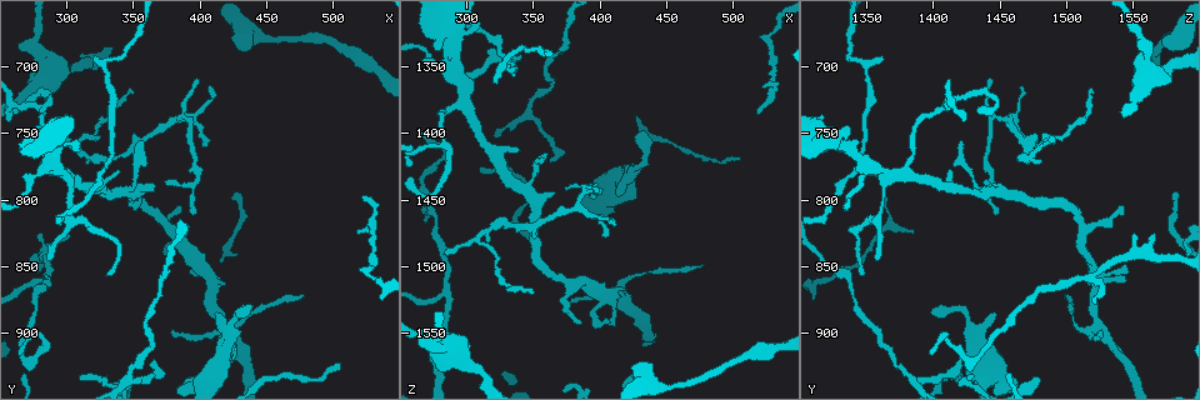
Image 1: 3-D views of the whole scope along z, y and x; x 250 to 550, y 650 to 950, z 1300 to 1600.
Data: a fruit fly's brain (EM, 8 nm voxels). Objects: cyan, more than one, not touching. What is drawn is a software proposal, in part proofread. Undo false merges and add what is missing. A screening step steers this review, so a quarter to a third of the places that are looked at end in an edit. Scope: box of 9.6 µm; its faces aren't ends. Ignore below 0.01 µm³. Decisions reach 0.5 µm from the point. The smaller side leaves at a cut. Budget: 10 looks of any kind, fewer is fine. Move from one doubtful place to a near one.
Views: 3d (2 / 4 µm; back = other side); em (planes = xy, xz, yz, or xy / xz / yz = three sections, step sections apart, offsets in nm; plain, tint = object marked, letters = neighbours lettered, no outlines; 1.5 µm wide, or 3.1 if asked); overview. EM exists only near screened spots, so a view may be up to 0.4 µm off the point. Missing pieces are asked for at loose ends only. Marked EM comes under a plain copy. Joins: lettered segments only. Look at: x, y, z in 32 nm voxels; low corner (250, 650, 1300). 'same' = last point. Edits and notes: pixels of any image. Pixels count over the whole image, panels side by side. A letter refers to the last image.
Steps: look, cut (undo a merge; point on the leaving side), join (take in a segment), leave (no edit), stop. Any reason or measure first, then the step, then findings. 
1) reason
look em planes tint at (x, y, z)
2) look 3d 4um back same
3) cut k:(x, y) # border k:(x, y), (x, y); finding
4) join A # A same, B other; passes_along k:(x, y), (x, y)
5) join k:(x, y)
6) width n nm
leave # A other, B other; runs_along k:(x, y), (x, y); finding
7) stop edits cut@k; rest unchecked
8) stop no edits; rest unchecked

look em xy step 4 letters at (394, 812, 1446)

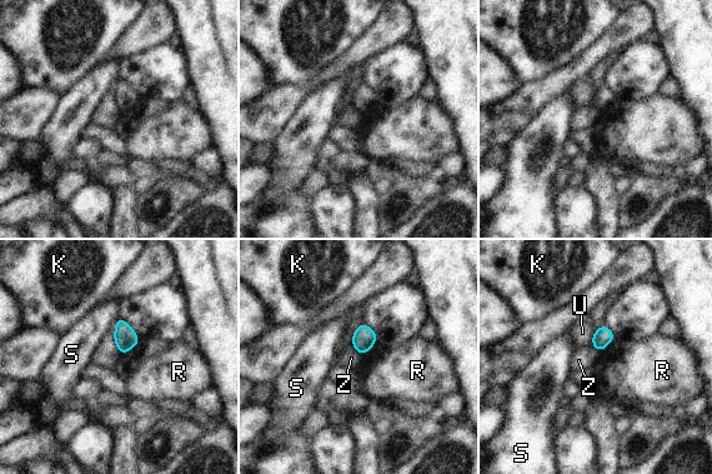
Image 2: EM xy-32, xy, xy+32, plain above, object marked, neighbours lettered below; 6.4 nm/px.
look em yz step 8 letters same

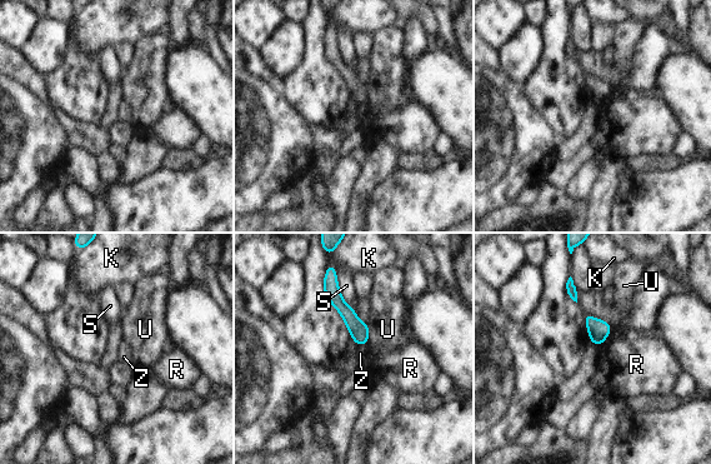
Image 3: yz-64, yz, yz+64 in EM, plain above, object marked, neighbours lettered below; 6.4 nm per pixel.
leave # K other, R other, S other, U other, Z other; runs_along 3:(328, 283), (364, 340); none of them fits

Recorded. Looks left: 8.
tapers out
look 3d 2um at (400, 760, 1476)

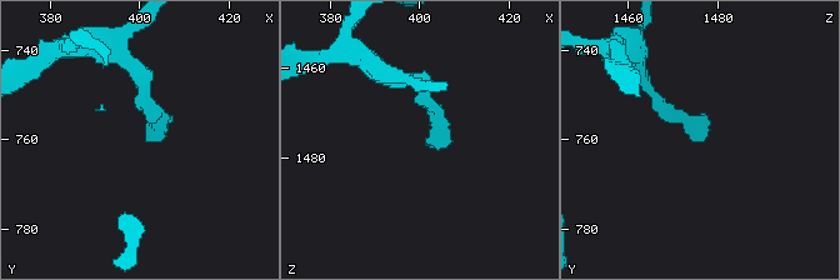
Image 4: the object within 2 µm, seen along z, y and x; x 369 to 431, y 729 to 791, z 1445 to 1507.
look em xy step 4 letters at (402, 760, 1476)

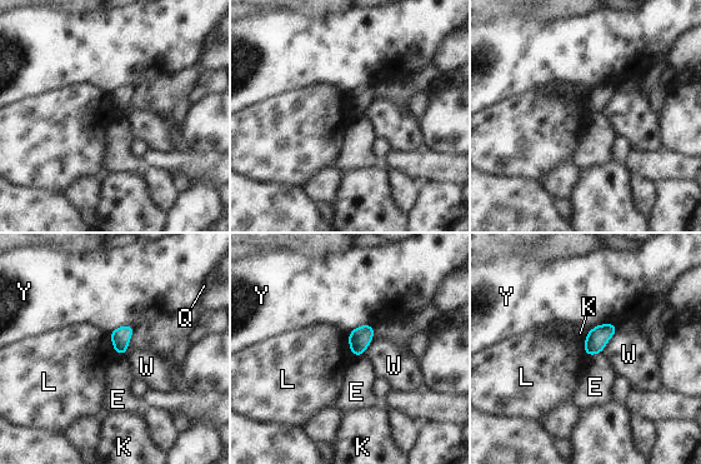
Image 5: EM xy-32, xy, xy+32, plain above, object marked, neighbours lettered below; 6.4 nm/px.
look em planes letters same

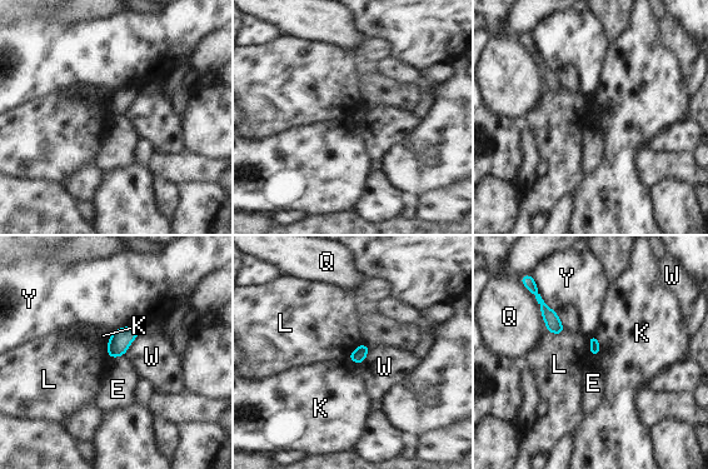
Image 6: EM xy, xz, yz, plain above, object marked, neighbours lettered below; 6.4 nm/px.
leave # E other, K other, L other, Q other, W other, Y other; border 6:(587, 337), (592, 358); none of them fits

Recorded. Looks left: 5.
tapers out
look em planes letters at (424, 800, 1582)

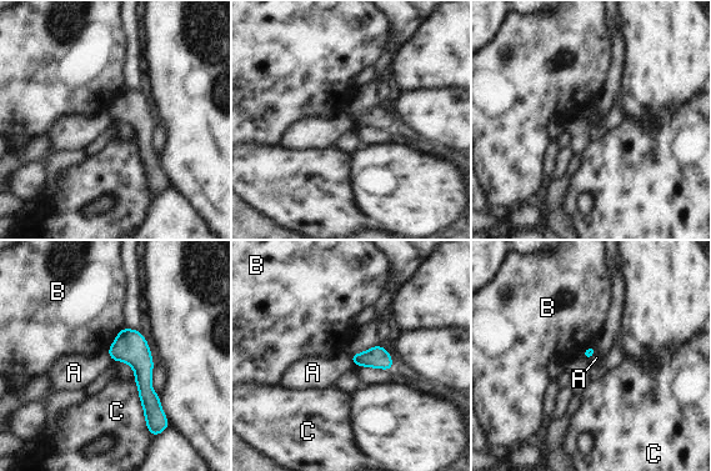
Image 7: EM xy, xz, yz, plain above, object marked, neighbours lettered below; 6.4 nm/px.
longest_contact C 380 nm
leave # A other, B other, C other; border 7:(106, 351), (113, 360); none of them fits

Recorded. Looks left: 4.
sharp bend
look em yz step 8 tint at (270, 920, 1430)

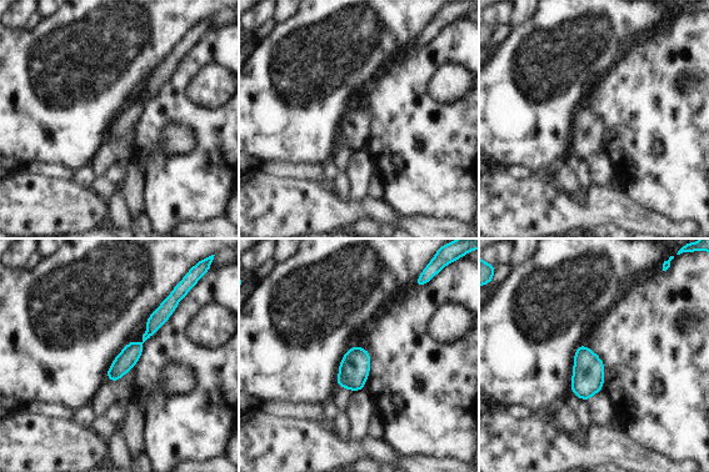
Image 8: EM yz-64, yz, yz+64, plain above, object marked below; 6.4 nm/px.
another direction
look em planes letters same

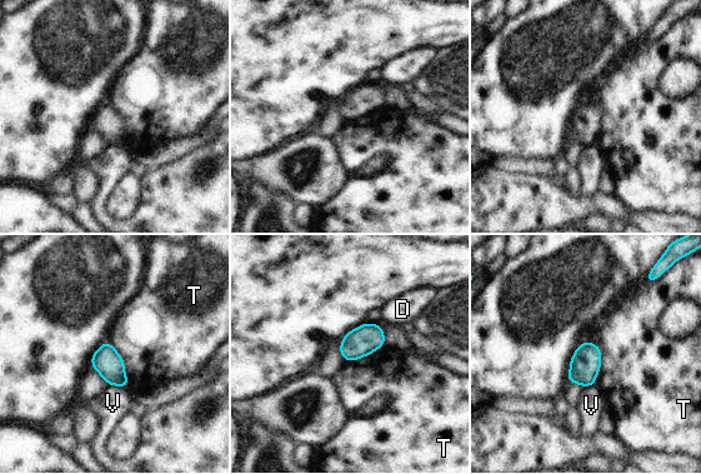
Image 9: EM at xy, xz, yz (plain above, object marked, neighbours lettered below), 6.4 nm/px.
width 160 nm
leave # D other, T other, V other; border 9:(587, 340), (600, 350), (594, 383); all the same neuron

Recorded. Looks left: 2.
sudden change in width
look em planes letters at (532, 860, 1318)

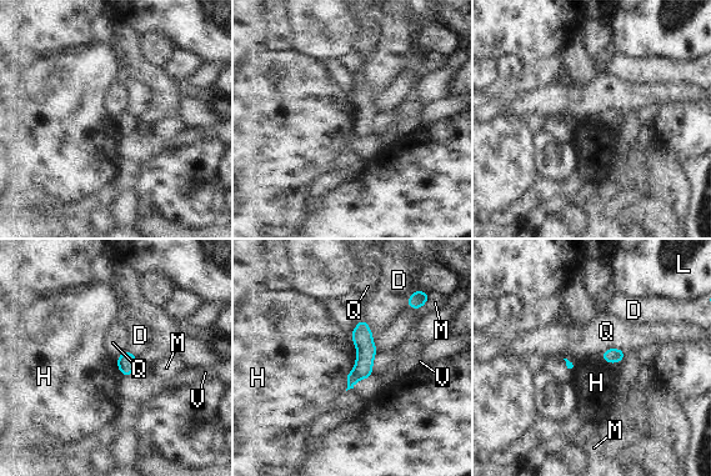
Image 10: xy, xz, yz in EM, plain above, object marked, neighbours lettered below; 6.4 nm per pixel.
leave # D other, H other, L other, M other, Q other, V other; all the same neuron

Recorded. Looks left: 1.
stop no edits; rest unchecked

